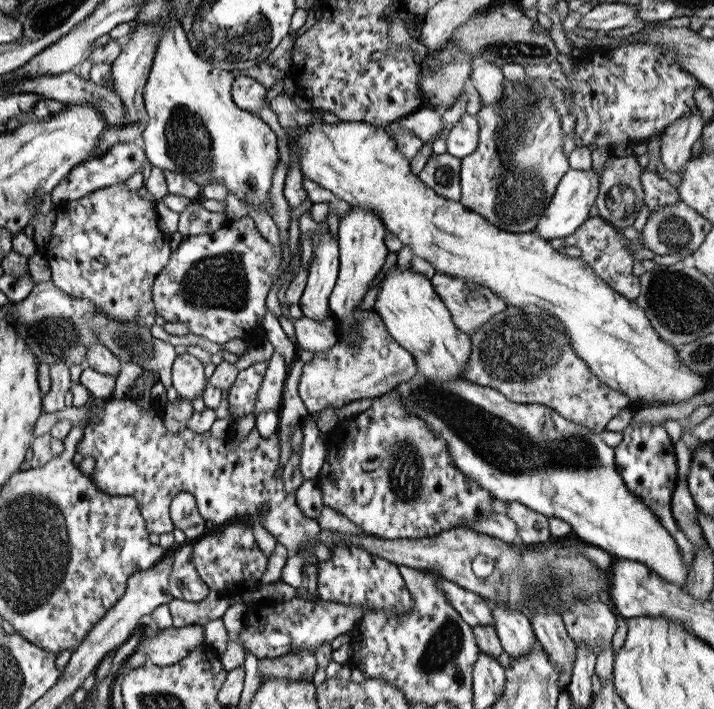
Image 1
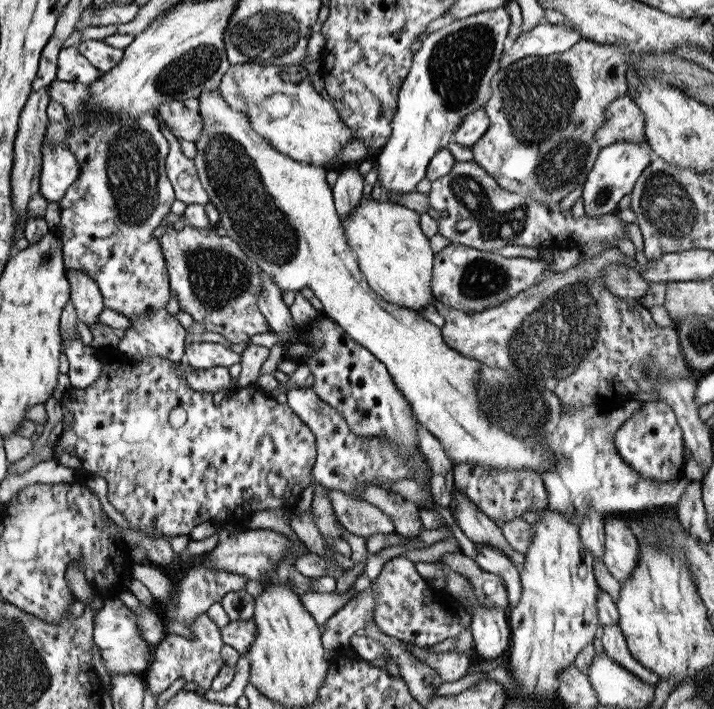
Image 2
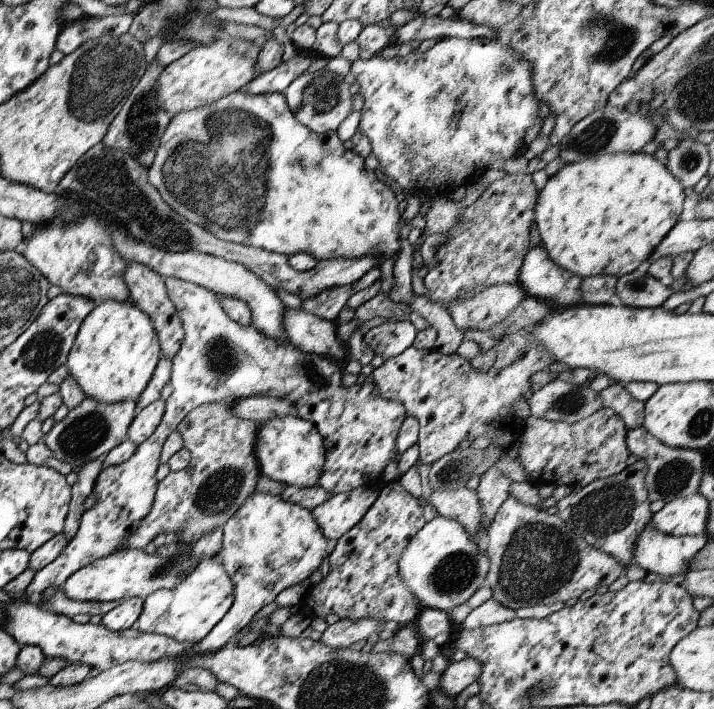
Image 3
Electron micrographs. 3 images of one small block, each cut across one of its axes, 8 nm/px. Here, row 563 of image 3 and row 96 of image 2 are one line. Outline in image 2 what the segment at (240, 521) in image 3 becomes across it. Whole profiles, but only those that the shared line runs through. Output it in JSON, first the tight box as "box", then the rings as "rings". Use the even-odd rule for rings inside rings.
{"box":[216,65,352,168],"rings":[[[231,65],[216,90],[231,108],[247,116],[250,127],[261,138],[297,162],[334,168],[337,151],[352,138],[335,107],[313,89],[300,65]]]}

